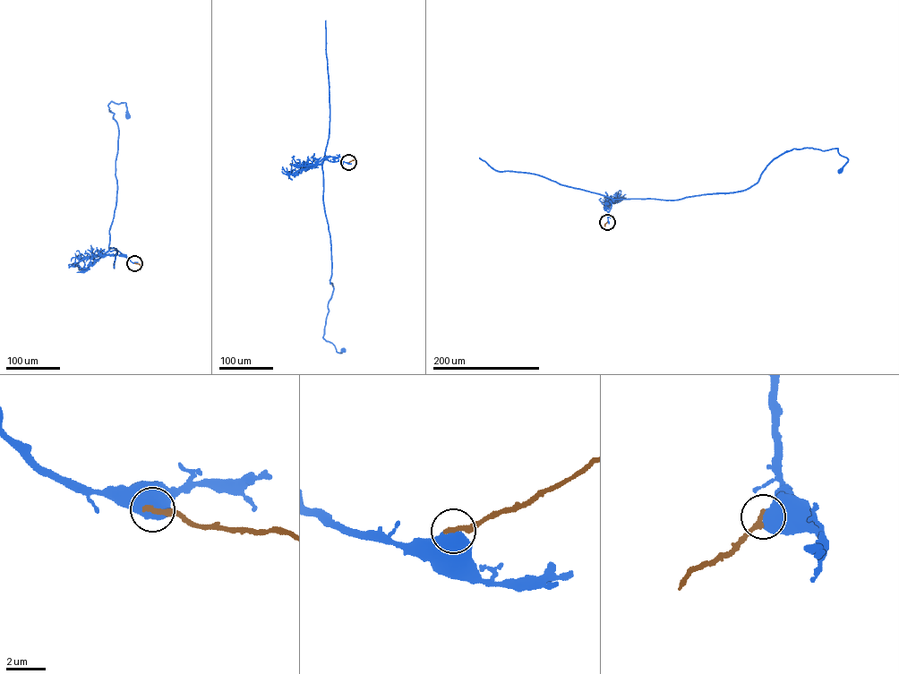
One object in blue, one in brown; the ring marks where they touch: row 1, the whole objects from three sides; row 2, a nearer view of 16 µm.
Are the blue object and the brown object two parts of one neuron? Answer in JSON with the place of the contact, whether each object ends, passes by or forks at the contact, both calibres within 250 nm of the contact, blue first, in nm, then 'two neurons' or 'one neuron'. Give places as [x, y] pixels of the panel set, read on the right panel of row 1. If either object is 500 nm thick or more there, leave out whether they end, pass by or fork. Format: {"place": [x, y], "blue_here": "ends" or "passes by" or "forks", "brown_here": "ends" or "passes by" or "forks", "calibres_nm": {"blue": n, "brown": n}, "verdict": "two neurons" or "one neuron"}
{"place": [607, 222], "calibres_nm": {"blue": 750, "brown": 320}, "verdict": "one neuron"}

